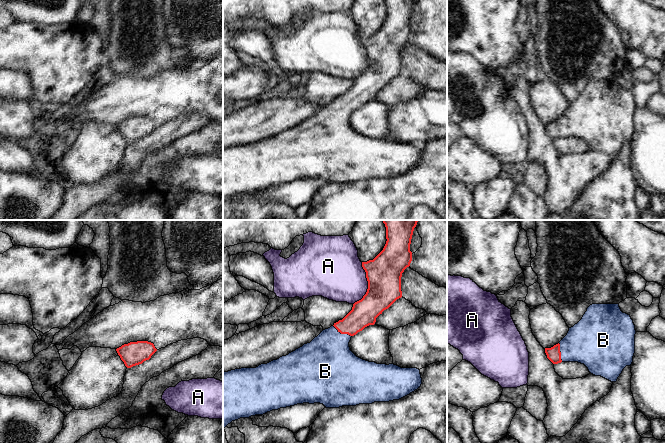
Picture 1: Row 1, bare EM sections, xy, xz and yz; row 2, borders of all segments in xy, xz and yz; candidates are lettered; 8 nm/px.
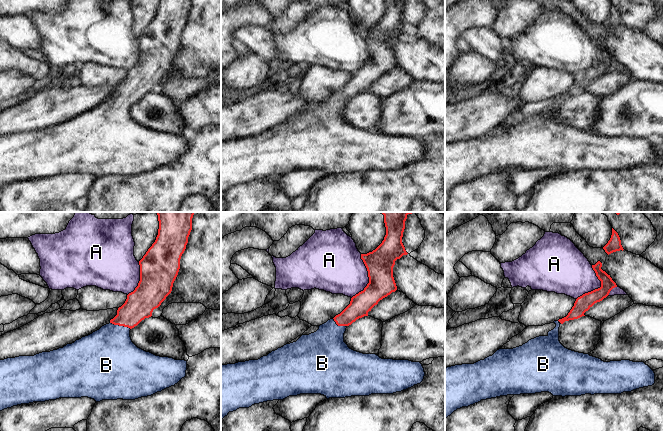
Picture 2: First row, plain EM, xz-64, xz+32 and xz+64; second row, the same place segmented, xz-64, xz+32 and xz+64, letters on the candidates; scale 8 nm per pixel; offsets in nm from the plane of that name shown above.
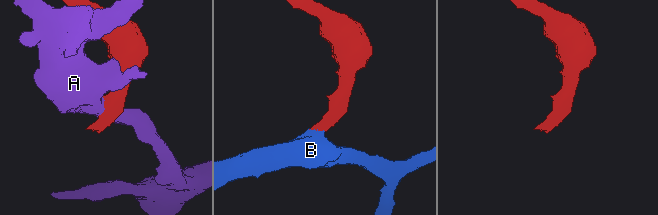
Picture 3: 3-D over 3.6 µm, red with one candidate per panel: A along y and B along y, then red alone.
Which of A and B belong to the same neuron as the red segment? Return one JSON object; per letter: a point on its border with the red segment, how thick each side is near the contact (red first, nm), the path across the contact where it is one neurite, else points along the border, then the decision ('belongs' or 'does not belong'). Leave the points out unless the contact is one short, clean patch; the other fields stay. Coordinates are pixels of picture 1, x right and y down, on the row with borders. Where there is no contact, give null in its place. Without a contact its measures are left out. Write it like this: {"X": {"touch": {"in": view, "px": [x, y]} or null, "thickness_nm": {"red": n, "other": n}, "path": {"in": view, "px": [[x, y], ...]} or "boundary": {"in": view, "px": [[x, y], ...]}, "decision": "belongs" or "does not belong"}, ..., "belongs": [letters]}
{"A": {"touch": {"in": "xz", "px": [368, 284]}, "thickness_nm": {"red": 280, "other": 400}, "decision": "does not belong"}, "B": {"touch": {"in": "xz", "px": [342, 333]}, "thickness_nm": {"red": 220, "other": 400}, "path": {"in": "xz", "px": [[364, 312], [342, 333], [332, 344], [327, 360]]}, "decision": "belongs"}, "belongs": ["B"]}

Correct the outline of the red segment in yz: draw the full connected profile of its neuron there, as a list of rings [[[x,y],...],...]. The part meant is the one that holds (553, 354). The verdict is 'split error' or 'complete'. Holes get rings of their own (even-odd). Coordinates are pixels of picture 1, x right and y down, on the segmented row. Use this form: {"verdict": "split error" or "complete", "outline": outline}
{"verdict": "split error", "outline": [[[592,304],[558,344],[545,348],[545,353],[553,364],[578,362],[584,364],[591,374],[616,382],[623,369],[633,362],[635,334],[633,320],[621,311],[619,304]]]}

